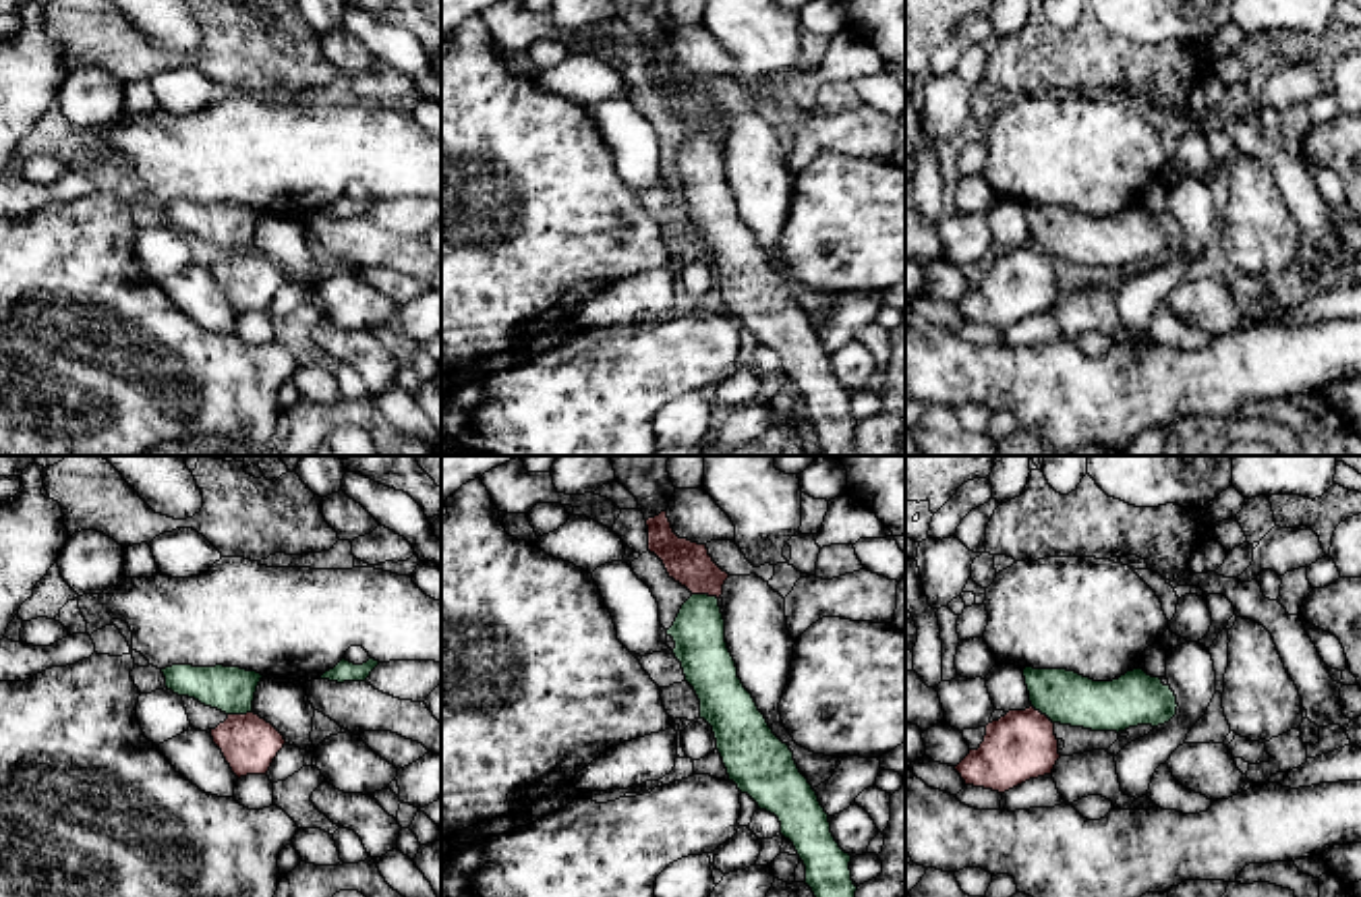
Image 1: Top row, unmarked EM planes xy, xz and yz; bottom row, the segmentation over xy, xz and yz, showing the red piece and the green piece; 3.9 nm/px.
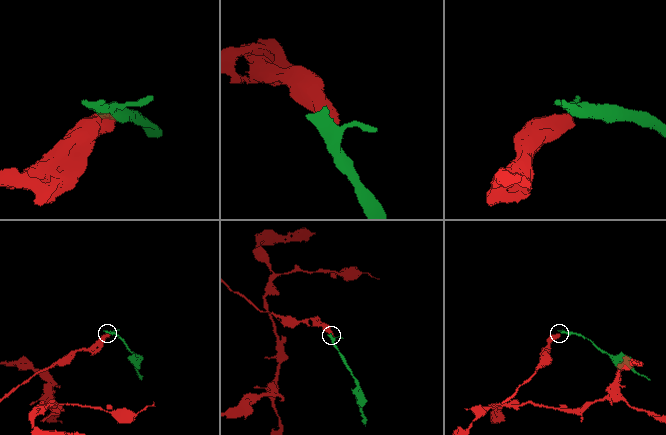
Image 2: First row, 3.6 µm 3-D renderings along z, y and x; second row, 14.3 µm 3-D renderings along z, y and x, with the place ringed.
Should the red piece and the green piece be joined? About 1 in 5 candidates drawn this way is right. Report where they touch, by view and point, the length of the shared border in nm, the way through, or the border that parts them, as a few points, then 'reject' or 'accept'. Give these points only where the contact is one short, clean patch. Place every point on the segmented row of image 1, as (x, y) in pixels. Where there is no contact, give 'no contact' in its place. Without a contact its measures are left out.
meets red in xz at (705, 593); contact 110 nm long; border along xz (692, 593), (717, 599); reject

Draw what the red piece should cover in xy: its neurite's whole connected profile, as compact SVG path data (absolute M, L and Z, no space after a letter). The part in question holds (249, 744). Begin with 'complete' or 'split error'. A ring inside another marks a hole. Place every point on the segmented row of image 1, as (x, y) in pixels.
split error | M267 675L257 686L253 711L228 715L211 729L211 737L238 779L267 775L286 744L307 752L315 750L313 717L315 708L305 684Z

